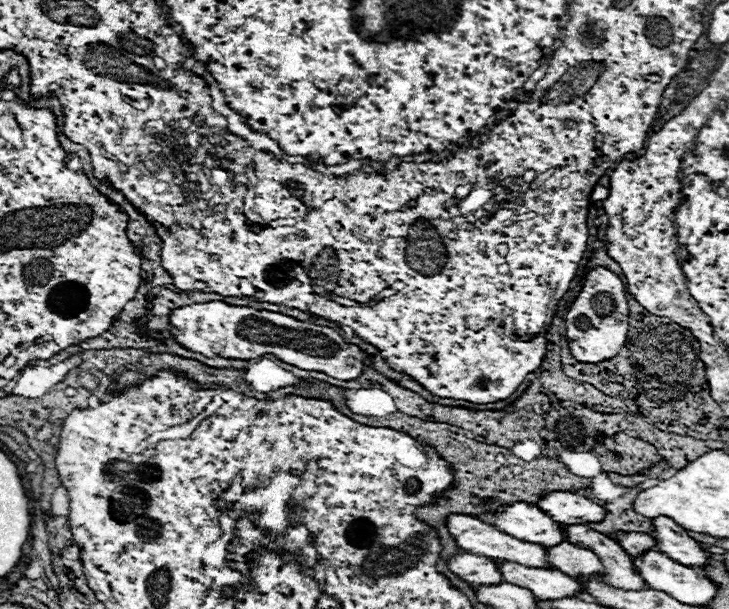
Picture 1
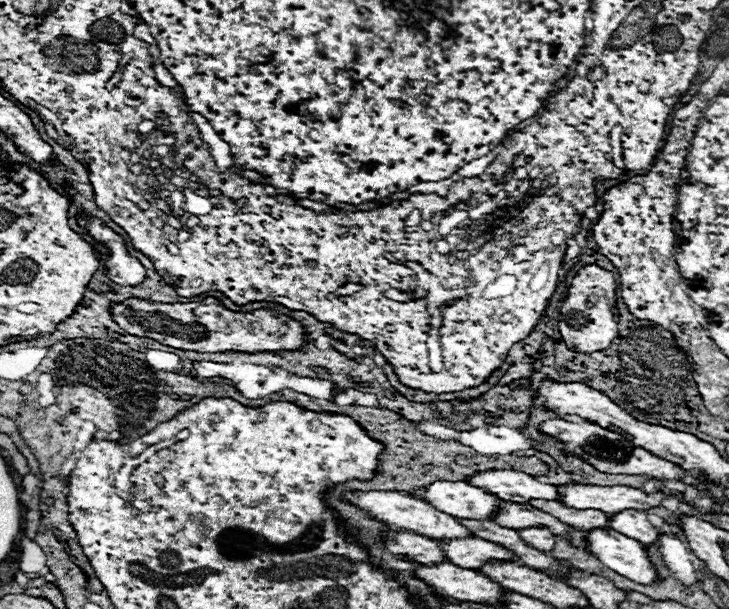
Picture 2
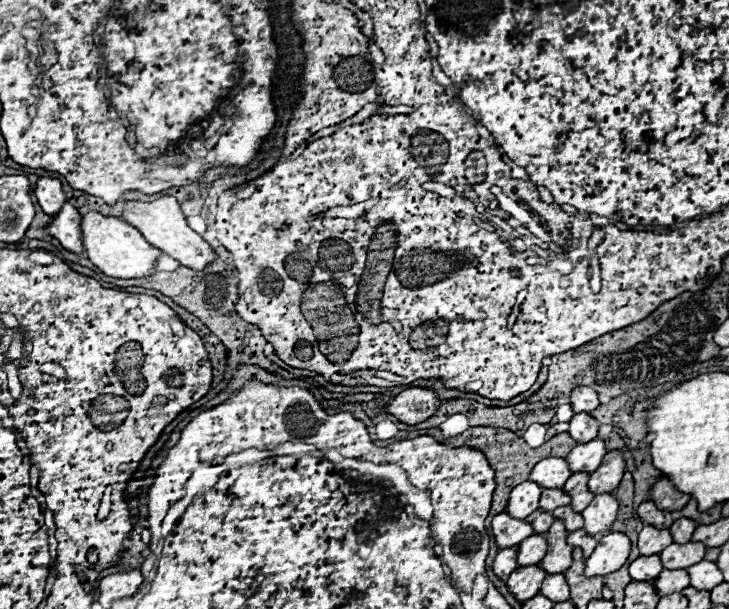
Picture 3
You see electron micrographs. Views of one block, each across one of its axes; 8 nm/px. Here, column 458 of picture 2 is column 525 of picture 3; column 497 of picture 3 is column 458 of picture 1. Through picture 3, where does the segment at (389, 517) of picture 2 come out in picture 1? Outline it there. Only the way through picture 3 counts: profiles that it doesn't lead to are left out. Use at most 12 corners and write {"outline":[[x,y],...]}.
{"outline":[[454,514],[456,544],[484,558],[550,566],[540,544]]}

